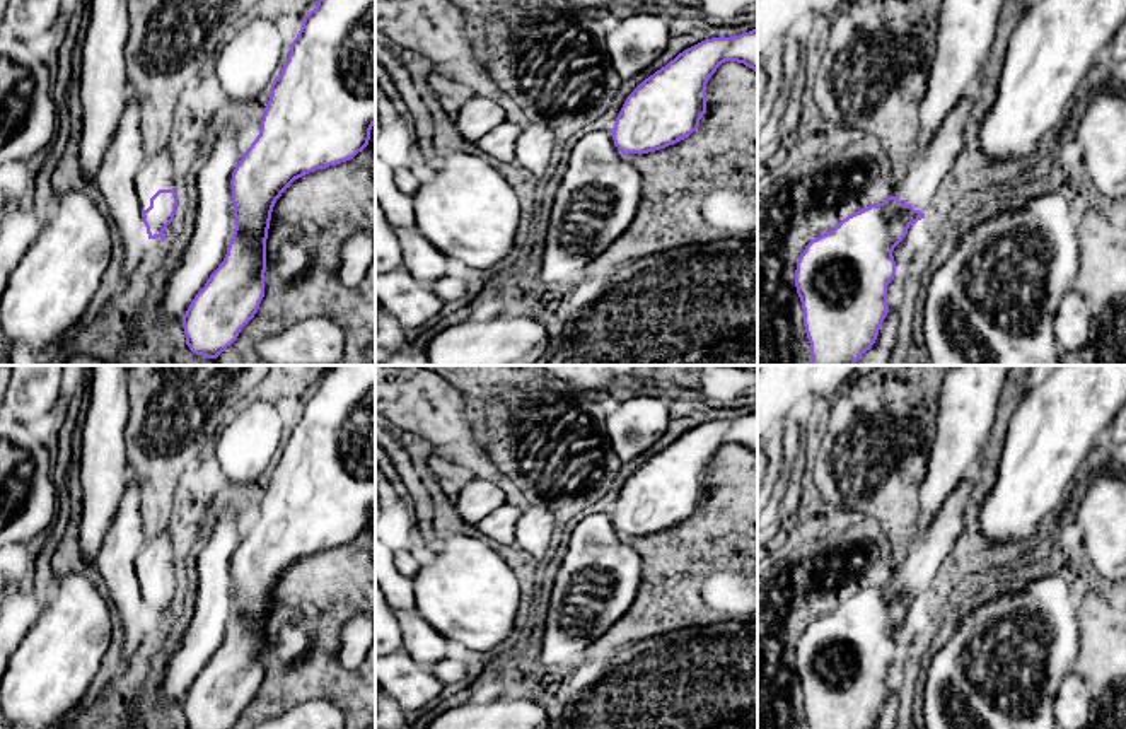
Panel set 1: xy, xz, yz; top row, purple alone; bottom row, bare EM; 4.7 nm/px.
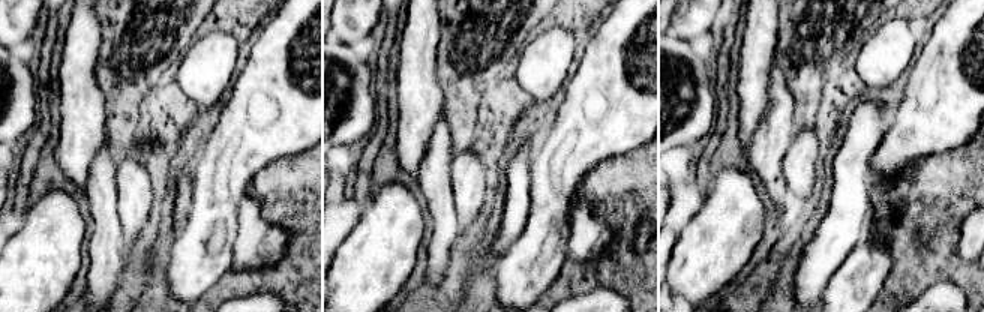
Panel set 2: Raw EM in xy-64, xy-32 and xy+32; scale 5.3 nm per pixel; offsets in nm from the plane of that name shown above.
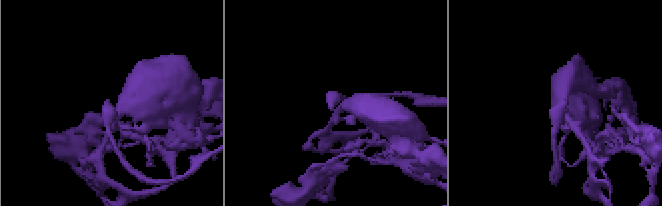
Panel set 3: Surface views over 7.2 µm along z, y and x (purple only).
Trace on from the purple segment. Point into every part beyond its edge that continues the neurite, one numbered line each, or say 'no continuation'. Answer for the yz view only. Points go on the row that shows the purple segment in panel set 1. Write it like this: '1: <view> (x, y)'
1: yz (925, 174)

